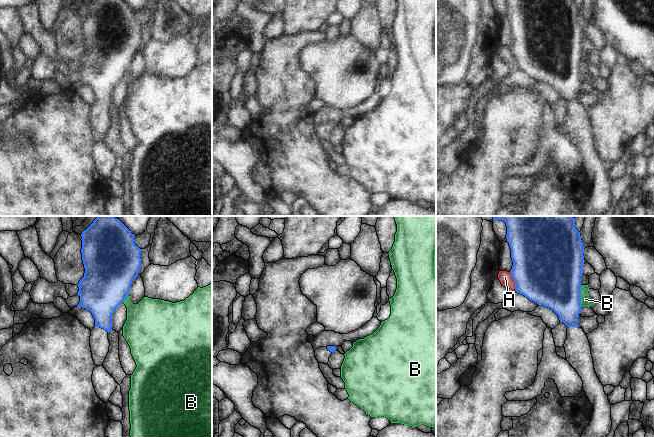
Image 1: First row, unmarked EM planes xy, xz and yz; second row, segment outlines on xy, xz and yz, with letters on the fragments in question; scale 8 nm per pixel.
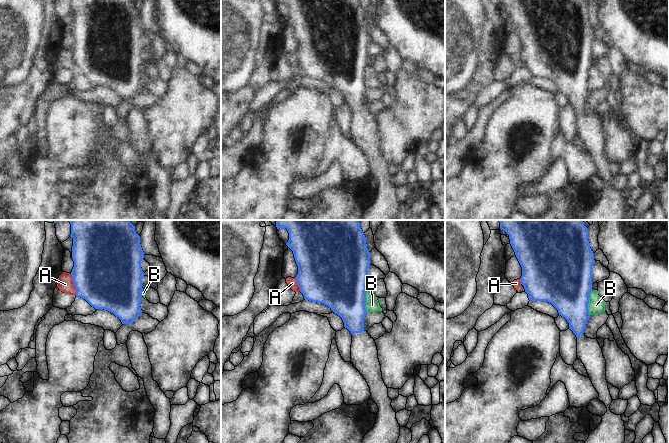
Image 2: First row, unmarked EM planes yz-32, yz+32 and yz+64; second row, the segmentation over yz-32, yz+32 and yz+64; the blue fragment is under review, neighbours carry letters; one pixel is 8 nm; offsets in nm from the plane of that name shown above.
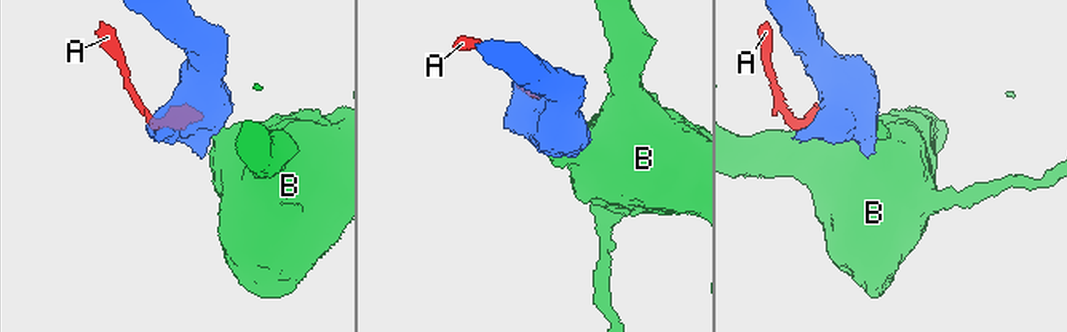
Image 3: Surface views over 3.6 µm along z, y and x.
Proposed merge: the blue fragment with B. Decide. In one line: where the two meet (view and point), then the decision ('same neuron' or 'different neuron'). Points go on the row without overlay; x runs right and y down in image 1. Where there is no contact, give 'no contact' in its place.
meets blue in yz at (580, 72); different neuron

